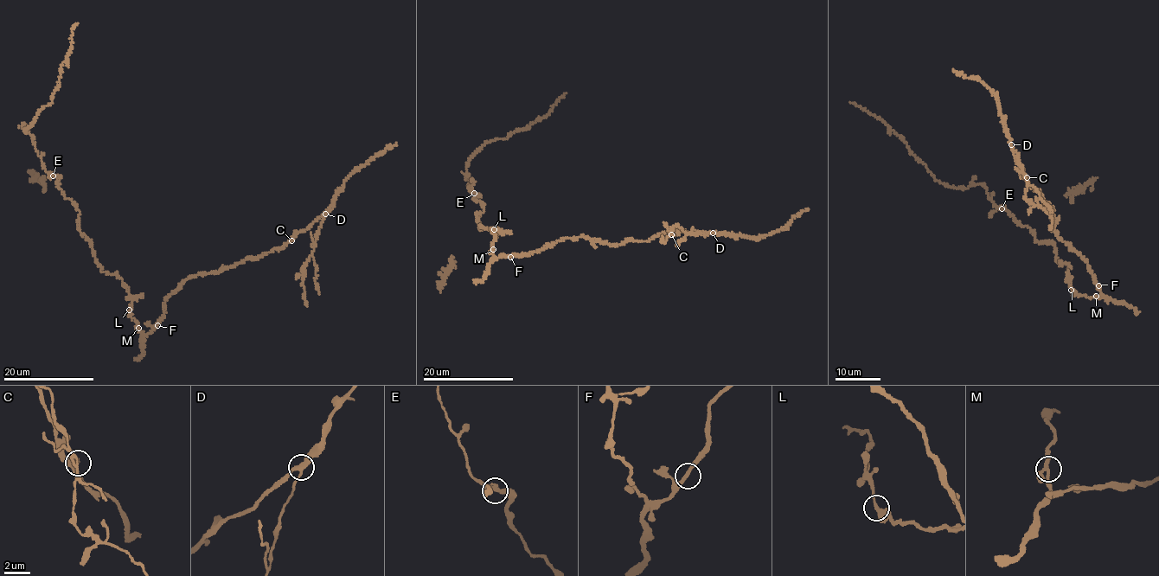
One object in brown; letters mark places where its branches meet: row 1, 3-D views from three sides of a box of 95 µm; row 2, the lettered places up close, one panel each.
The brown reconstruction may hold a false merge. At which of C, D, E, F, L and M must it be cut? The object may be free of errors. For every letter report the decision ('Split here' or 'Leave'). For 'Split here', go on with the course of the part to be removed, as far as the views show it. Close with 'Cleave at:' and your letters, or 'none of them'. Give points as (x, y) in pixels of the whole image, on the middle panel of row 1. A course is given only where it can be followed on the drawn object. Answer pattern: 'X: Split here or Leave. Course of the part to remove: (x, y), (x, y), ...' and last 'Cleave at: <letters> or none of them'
C: Leave
D: Split here. Course of the part to remove: (713, 233), (705, 235), (699, 232), (694, 234), (674, 226), (662, 242), (662, 237)
E: Leave
F: Leave
L: Leave
M: Leave
Cleave at: D

